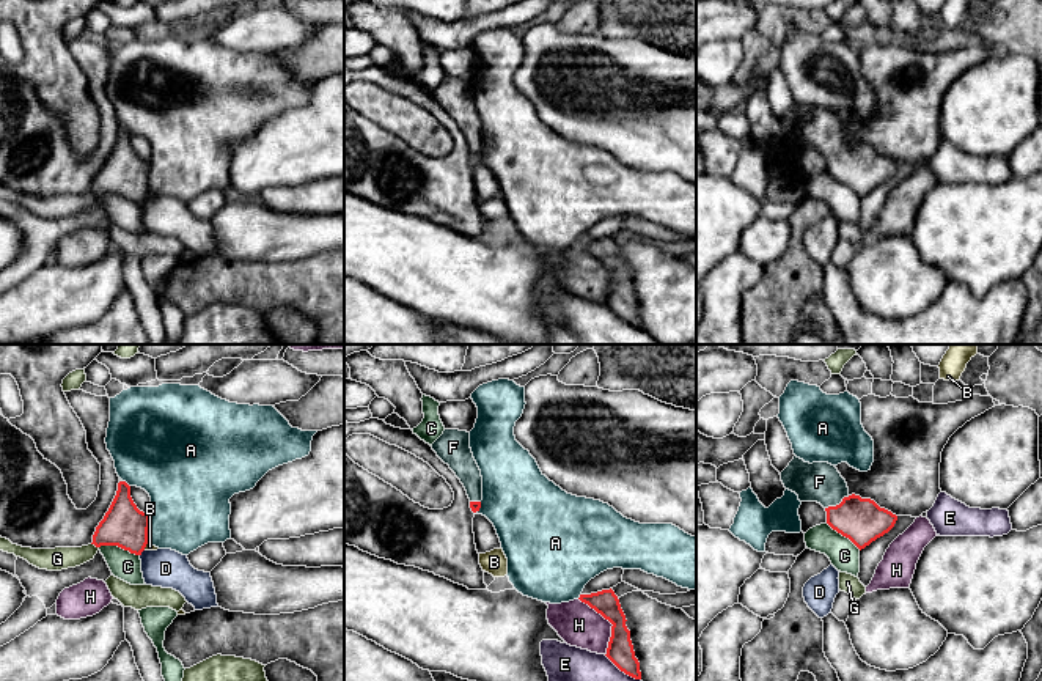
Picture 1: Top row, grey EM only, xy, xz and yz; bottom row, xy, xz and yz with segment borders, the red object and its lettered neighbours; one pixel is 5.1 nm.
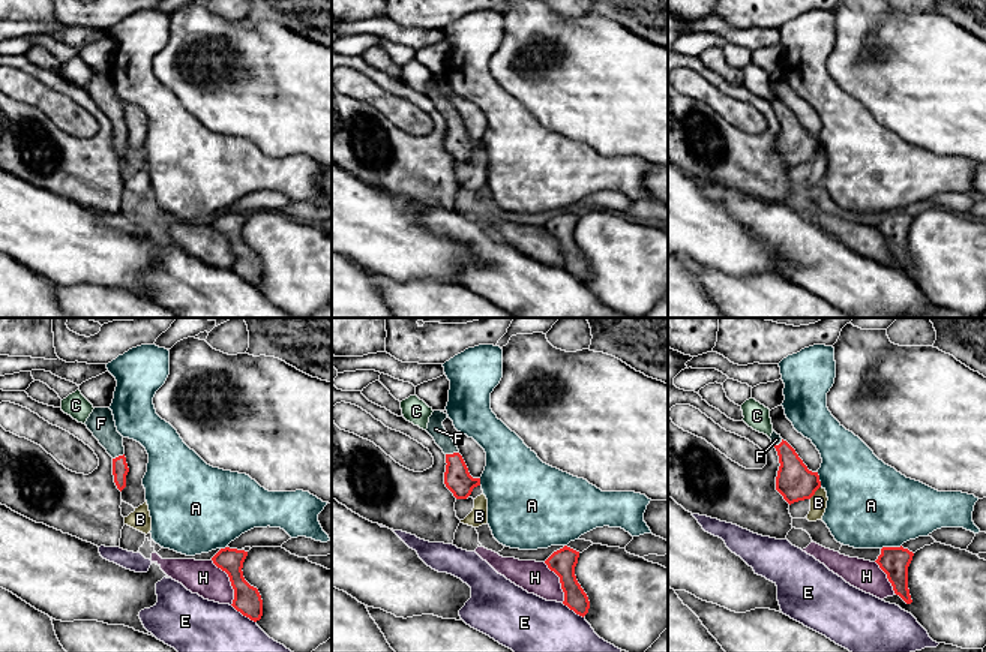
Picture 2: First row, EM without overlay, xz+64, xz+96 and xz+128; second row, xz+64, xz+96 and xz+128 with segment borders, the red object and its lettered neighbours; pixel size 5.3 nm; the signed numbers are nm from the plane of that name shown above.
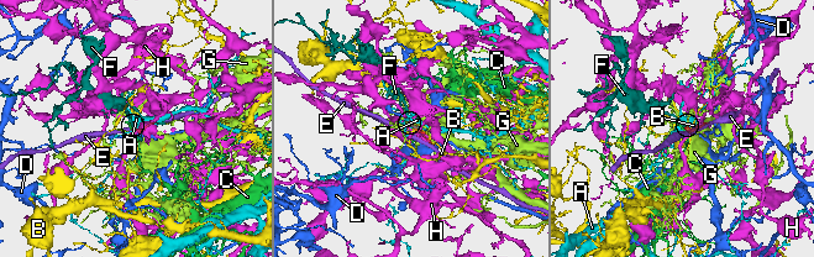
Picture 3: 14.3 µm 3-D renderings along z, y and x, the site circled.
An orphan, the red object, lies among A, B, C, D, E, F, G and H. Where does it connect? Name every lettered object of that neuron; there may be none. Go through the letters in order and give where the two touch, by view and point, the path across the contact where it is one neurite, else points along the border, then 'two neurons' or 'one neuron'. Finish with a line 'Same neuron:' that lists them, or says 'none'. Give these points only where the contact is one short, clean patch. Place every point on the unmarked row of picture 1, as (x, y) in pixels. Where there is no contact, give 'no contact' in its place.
A: contact xy (148, 175); two neurons
B: contact xy (146, 191); border xy (148, 187), (143, 197); two neurons
C: contact xy (120, 194); border xy (99, 194), (120, 194), (139, 203); two neurons
D: contact xy (142, 198); border xy (143, 197), (140, 203); two neurons
E: contact xz (623, 318); two neurons
F: contact yz (836, 153); way yz (862, 169), (836, 153), (835, 145), (819, 129); one neuron
G: contact xy (95, 192); border xy (91, 191), (98, 195); two neurons
H: contact xz (610, 269); two neurons
Same neuron: F

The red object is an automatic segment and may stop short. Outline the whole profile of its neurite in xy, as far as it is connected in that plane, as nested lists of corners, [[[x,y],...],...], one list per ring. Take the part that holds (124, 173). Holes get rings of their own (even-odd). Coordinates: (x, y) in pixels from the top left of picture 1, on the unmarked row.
[[[126,129],[118,131],[116,143],[96,175],[93,190],[101,193],[118,193],[130,201],[141,203],[149,186],[149,160],[137,156],[130,145],[130,134]]]

